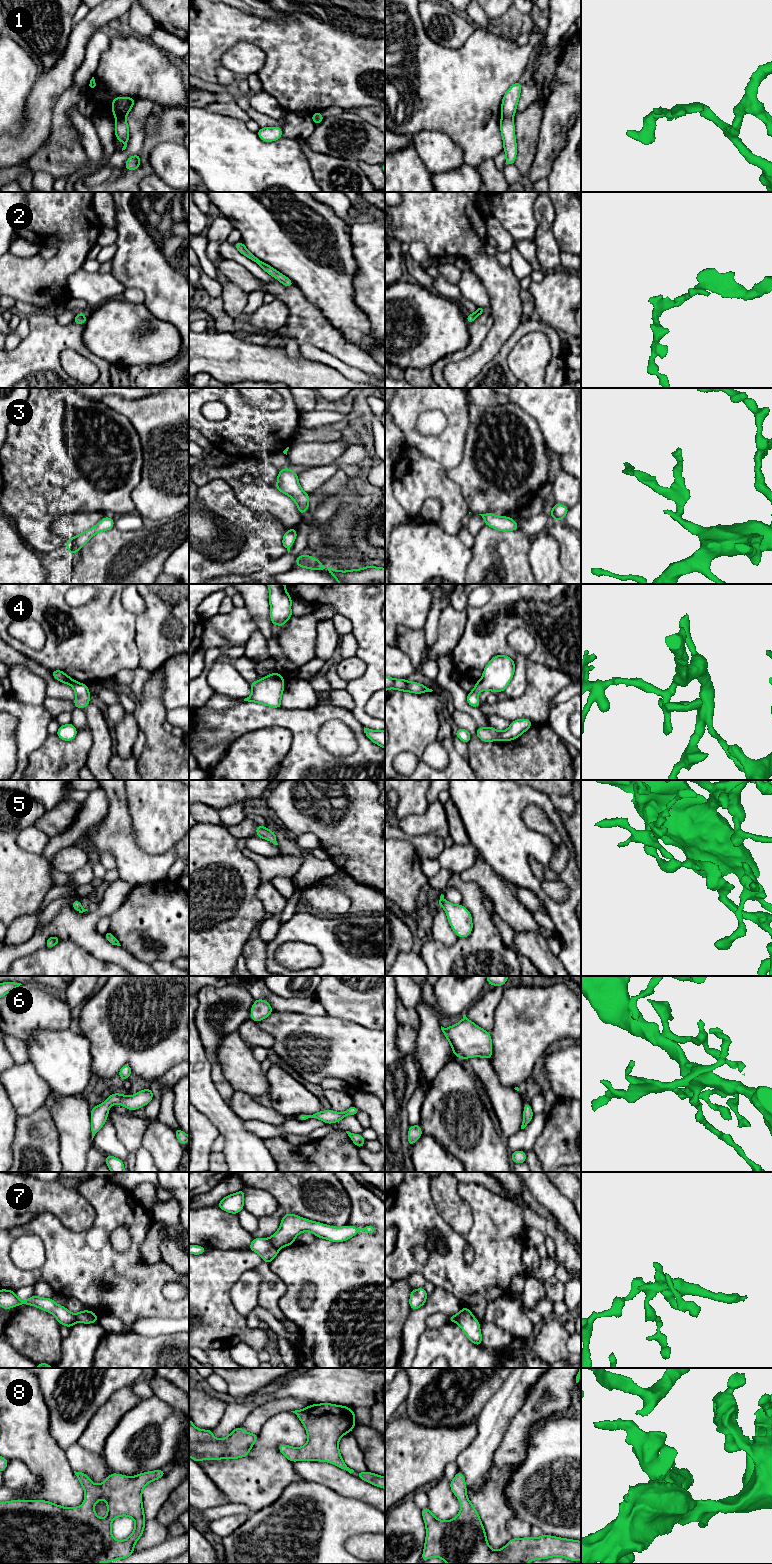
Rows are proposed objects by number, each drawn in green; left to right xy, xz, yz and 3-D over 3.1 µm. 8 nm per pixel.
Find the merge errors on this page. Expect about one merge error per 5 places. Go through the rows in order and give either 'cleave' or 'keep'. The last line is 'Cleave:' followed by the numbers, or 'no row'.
1: keep
2: keep
3: keep
4: keep
5: keep
6: keep
7: cleave
8: keep
Cleave: 7

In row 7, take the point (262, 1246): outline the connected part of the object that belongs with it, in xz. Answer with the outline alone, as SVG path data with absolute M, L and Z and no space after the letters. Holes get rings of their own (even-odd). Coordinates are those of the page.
M254 1238L249 1246L249 1250L258 1253L262 1260L268 1264L276 1257L279 1252L268 1238Z

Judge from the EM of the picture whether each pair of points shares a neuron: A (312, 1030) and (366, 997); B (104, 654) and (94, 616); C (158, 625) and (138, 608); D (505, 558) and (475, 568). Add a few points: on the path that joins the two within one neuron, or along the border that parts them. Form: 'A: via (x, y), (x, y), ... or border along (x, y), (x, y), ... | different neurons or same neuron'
A: border along (327, 1014), (357, 1023) | different neurons
B: via (97, 645), (97, 625) | same neuron
C: border along (139, 594), (144, 602), (145, 609), (137, 615) | different neurons
D: via (498, 561), (492, 561), (485, 568), (482, 568) | same neuron

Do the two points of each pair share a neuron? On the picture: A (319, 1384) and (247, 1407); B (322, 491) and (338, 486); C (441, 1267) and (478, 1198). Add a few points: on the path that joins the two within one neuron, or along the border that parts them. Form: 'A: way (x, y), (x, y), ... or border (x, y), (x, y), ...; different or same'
A: way (301, 1387), (292, 1387), (276, 1396), (265, 1398); same
B: way (326, 490), (334, 486); same
C: way (466, 1268), (471, 1268), (482, 1257), (482, 1223); same

